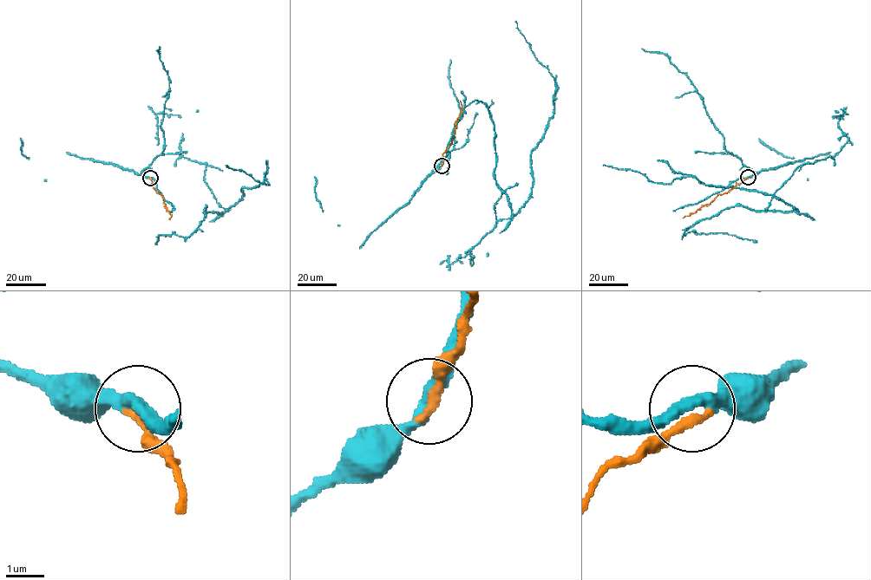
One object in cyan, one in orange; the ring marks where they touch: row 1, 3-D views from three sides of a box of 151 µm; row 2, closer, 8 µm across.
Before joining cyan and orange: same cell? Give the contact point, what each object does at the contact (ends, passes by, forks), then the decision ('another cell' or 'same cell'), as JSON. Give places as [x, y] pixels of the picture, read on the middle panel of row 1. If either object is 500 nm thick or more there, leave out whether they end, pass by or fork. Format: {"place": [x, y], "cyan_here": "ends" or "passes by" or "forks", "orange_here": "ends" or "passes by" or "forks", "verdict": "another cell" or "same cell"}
{"place": [442, 166], "cyan_here": "passes by", "orange_here": "ends", "verdict": "another cell"}

